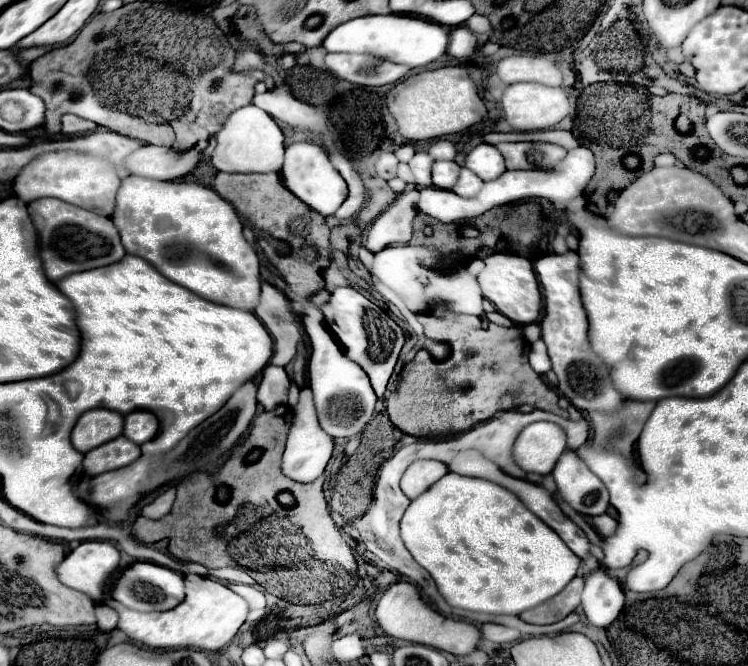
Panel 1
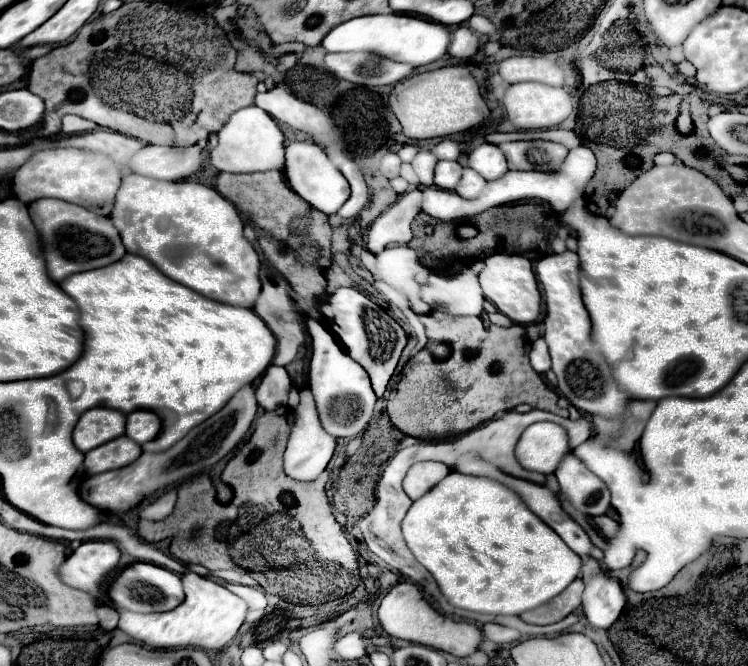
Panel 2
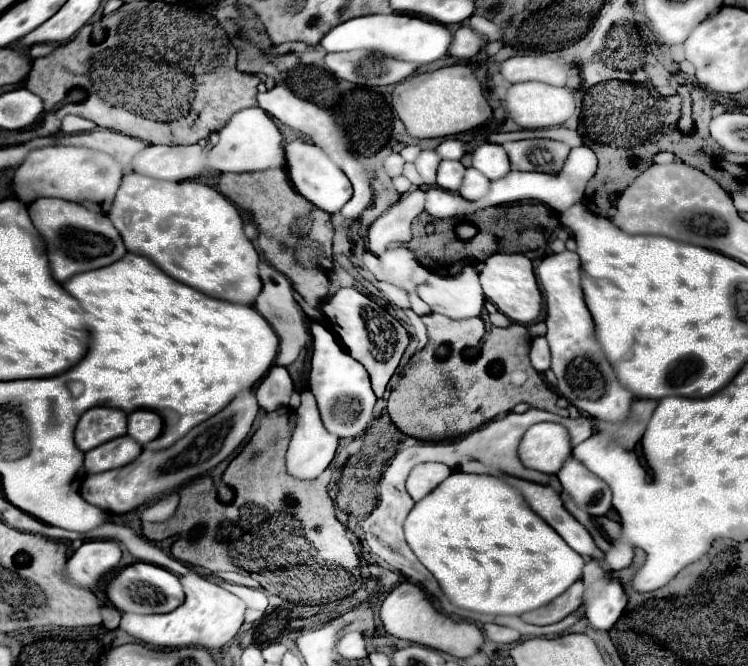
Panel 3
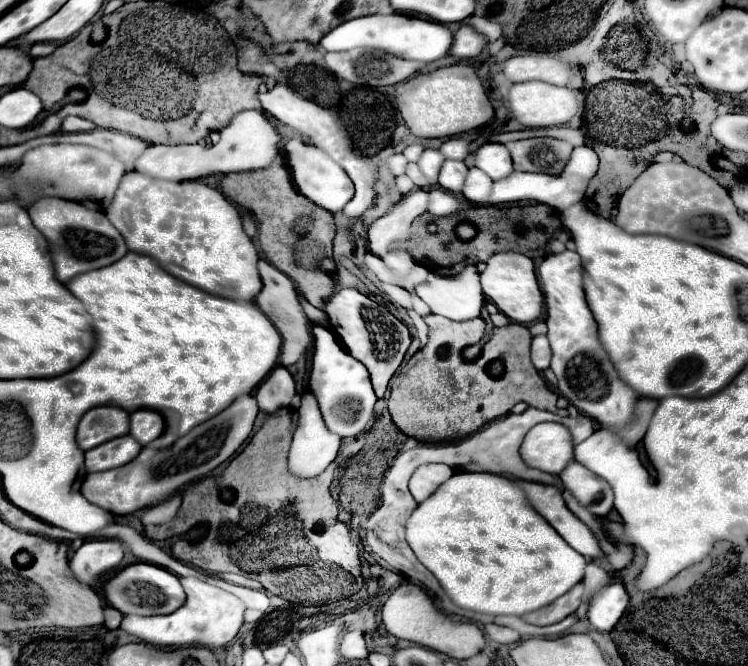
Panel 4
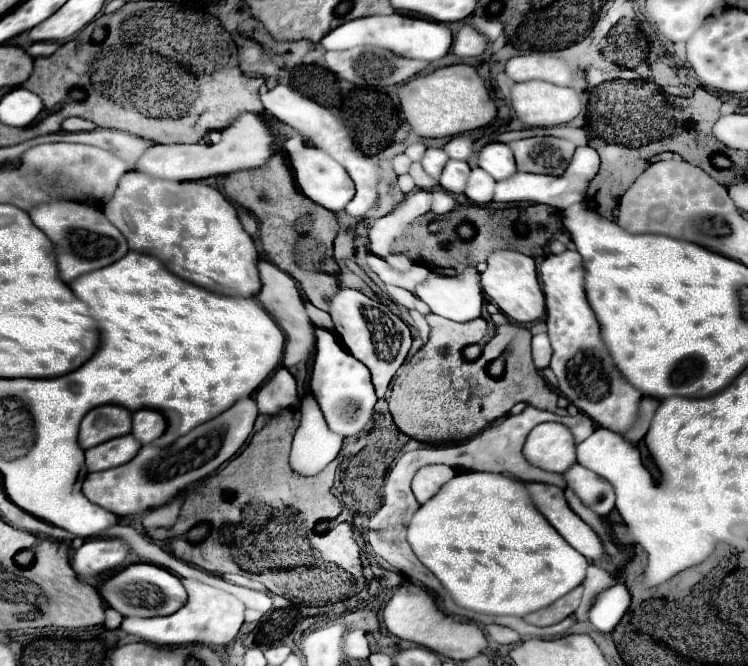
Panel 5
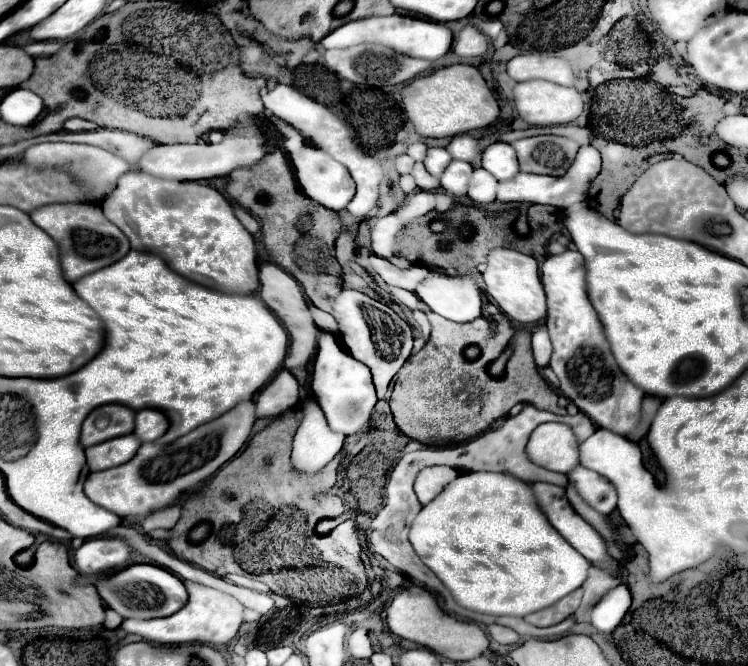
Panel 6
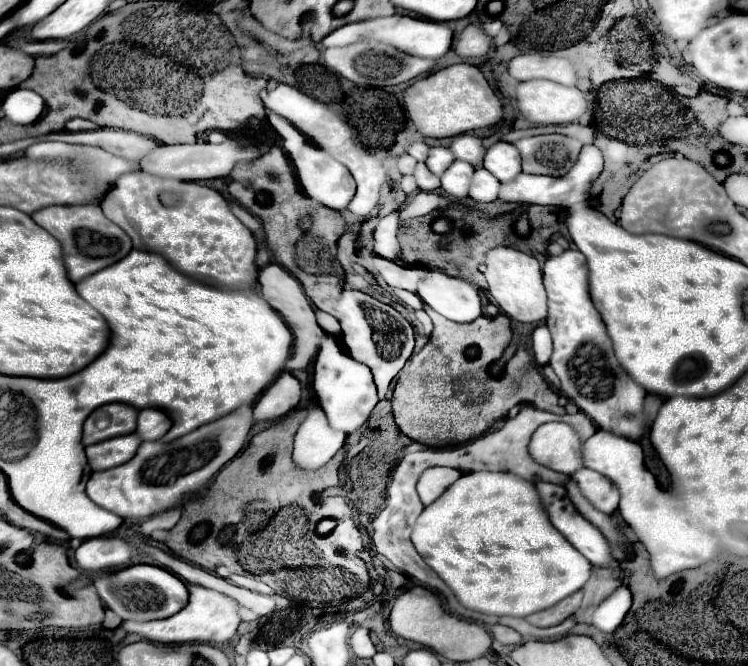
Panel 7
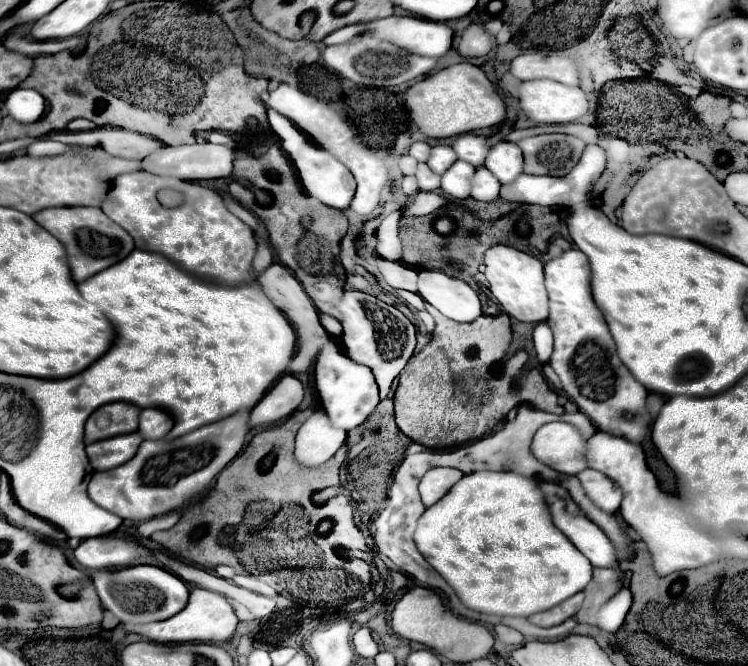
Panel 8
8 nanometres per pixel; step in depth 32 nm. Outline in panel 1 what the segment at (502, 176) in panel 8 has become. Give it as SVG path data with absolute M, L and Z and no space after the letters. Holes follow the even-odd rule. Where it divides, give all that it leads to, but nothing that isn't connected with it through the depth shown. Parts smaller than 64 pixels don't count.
M478 144L466 156L466 168L476 172L482 180L496 180L496 176L502 176L506 172L504 158L500 156L500 150L492 144Z

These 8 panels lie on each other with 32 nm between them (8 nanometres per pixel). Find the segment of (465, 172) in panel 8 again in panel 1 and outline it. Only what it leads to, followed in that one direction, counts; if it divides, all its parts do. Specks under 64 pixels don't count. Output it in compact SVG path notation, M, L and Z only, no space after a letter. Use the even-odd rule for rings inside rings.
M434 162L432 166L432 182L436 188L452 190L460 176L460 166L456 162Z

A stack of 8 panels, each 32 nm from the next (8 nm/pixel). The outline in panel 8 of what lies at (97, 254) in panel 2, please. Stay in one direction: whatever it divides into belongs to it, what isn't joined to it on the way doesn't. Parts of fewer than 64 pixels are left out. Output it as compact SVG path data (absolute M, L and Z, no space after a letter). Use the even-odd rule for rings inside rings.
M80 206L46 208L36 212L32 218L64 244L72 268L72 278L76 282L82 282L94 276L96 272L110 268L112 264L124 260L134 250L132 236L128 236L128 232L124 232L124 228L120 228L118 224L112 224L112 220L108 220L108 216L104 216L100 208L80 208Z

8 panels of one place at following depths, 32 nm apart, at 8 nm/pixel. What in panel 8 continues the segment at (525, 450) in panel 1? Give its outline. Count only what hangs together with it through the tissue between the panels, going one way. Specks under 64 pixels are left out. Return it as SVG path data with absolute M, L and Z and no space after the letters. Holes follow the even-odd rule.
M550 422L536 432L532 452L540 462L556 472L578 474L588 468L588 462L584 460L584 444L586 440L576 432L576 428L572 428L572 424Z

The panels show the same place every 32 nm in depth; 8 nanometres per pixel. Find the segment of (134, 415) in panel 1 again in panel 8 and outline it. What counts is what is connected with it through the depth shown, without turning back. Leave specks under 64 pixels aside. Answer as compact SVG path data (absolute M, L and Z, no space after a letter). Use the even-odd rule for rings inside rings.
M144 408L140 414L140 428L138 432L146 440L164 438L174 426L174 420L160 408Z

